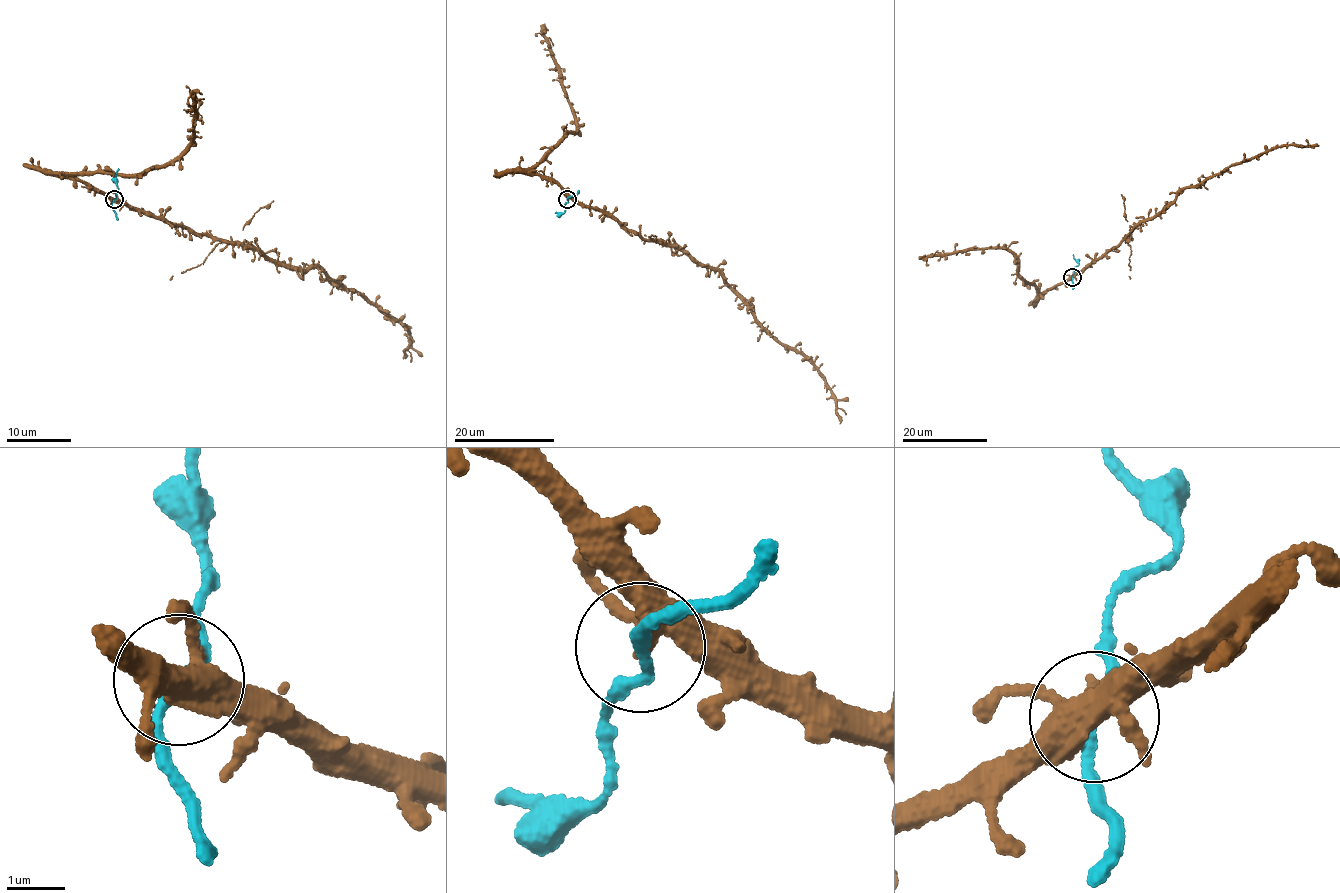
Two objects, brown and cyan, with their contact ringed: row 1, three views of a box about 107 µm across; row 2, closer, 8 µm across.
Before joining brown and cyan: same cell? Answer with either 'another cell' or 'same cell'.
same cell

